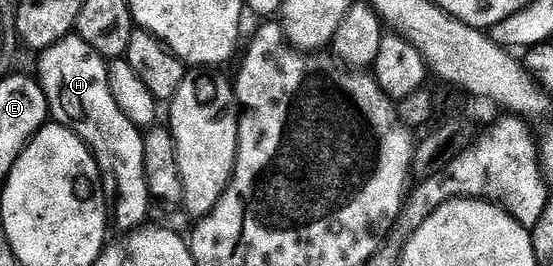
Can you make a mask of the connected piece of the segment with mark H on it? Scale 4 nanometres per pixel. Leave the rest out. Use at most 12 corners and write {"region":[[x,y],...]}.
{"region":[[76,33],[37,57],[49,118],[92,153],[113,226],[147,222],[144,135]]}

